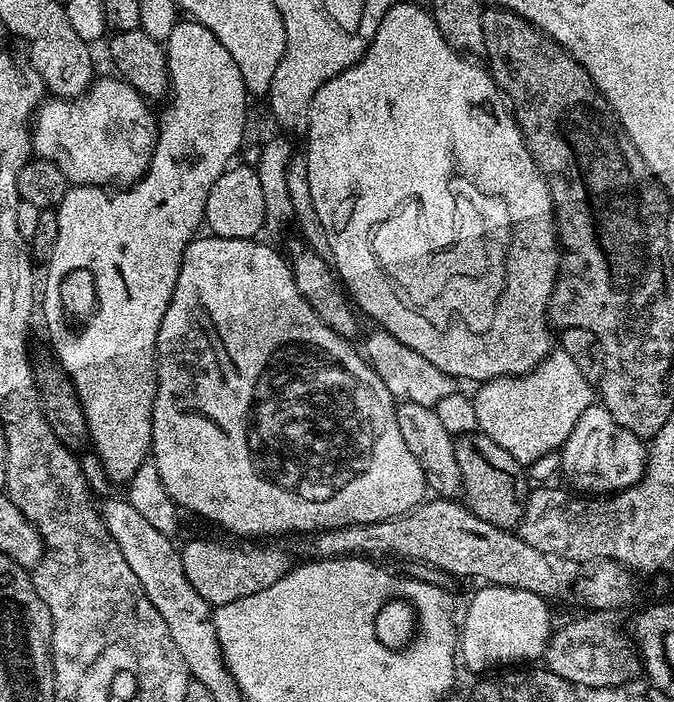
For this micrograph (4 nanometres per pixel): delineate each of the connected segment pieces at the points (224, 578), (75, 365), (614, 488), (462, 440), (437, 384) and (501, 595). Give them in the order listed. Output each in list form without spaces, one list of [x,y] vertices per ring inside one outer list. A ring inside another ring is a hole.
[[[192,540],[179,551],[186,578],[211,606],[238,602],[238,598],[258,594],[258,590],[274,586],[278,578],[294,567],[294,560],[280,548],[231,548],[228,544],[215,544],[212,540]]]
[[[191,18],[181,19],[174,26],[174,30],[170,34],[170,38],[166,41],[166,51],[168,58],[168,75],[170,77],[170,99],[167,101],[168,109],[158,116],[158,135],[156,138],[156,150],[152,154],[152,160],[148,164],[148,169],[144,171],[143,176],[136,181],[135,184],[125,187],[123,190],[116,190],[113,196],[107,196],[103,187],[94,184],[81,184],[72,186],[67,189],[65,196],[55,209],[58,218],[58,242],[54,246],[51,256],[46,261],[48,267],[48,277],[42,280],[42,300],[44,303],[44,320],[48,323],[48,336],[52,339],[52,348],[55,359],[60,361],[60,365],[64,367],[64,373],[72,379],[72,384],[76,387],[76,395],[80,397],[80,405],[84,407],[86,414],[86,422],[88,423],[88,439],[91,447],[96,447],[96,452],[100,455],[100,464],[104,467],[104,472],[112,480],[120,480],[126,482],[130,478],[134,478],[134,470],[138,470],[138,466],[142,466],[142,462],[149,459],[152,451],[152,411],[154,410],[154,398],[156,397],[156,343],[158,342],[158,330],[162,326],[162,318],[166,314],[166,306],[170,306],[170,298],[174,294],[174,286],[178,282],[178,270],[182,266],[182,258],[184,252],[188,248],[188,243],[197,235],[196,227],[205,223],[204,211],[206,210],[206,200],[209,197],[210,188],[223,172],[230,167],[232,155],[240,148],[240,143],[244,140],[244,127],[248,124],[248,103],[250,97],[246,86],[242,82],[242,74],[236,68],[234,58],[230,58],[230,54],[226,50],[226,46],[222,46],[222,42],[218,42],[218,38],[214,38],[214,34],[210,34],[210,30],[206,30],[206,26],[202,26],[197,20]],[[76,264],[88,264],[88,268],[96,271],[96,280],[100,280],[100,316],[96,316],[96,320],[92,320],[92,328],[88,328],[88,332],[84,332],[84,336],[80,336],[80,340],[76,340],[76,336],[68,336],[68,332],[64,332],[64,327],[60,325],[60,304],[56,301],[56,284],[60,284],[60,272],[64,272],[64,268],[72,268]]]
[[[602,406],[588,408],[570,431],[559,450],[560,472],[573,489],[584,494],[615,494],[643,478],[646,471],[646,444],[641,437],[618,426]]]
[[[482,431],[457,435],[455,442],[454,458],[458,458],[463,503],[474,515],[482,518],[482,522],[490,522],[499,528],[515,529],[524,516],[530,491],[530,480],[525,469]]]
[[[381,328],[371,330],[372,332],[366,340],[364,354],[375,372],[386,383],[386,388],[390,390],[393,399],[435,407],[435,404],[444,396],[456,393],[461,389],[462,384],[457,377],[438,370],[432,362],[422,357],[422,354],[418,354],[416,350],[411,350],[404,343],[398,342],[388,331]]]
[[[485,585],[472,598],[466,616],[460,628],[458,638],[458,652],[461,661],[476,674],[484,674],[494,669],[510,666],[512,662],[522,664],[532,662],[534,658],[539,659],[546,648],[548,639],[552,633],[550,626],[550,612],[547,599],[534,594],[533,591],[522,590],[521,588],[502,587],[500,585]]]

